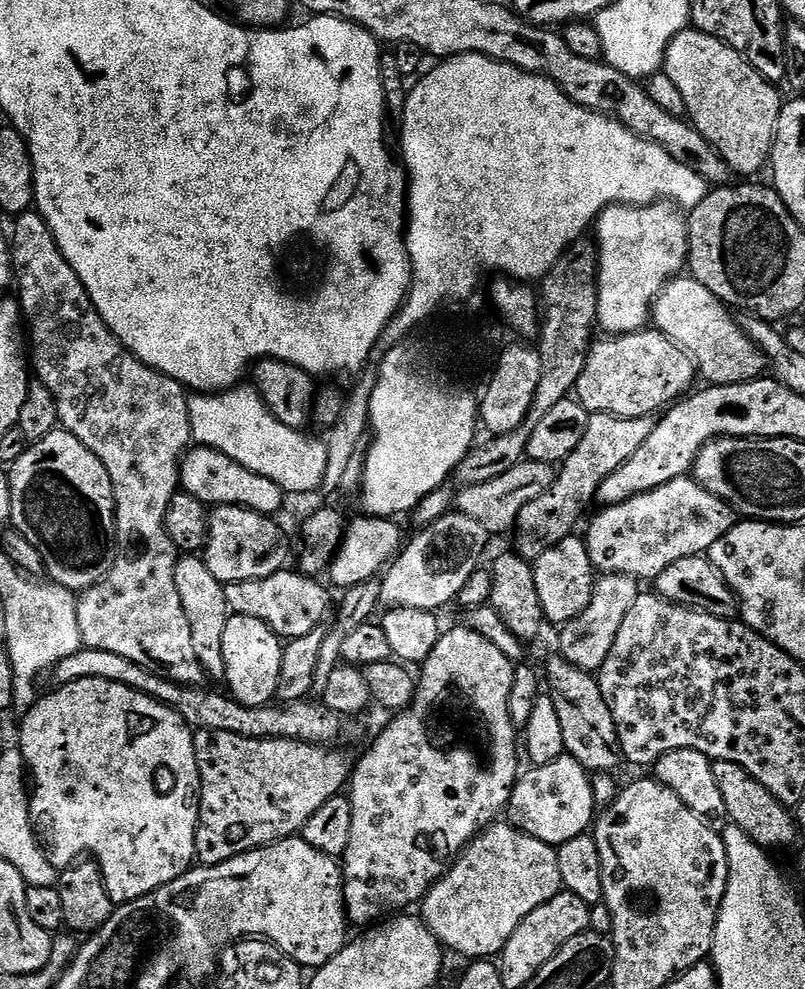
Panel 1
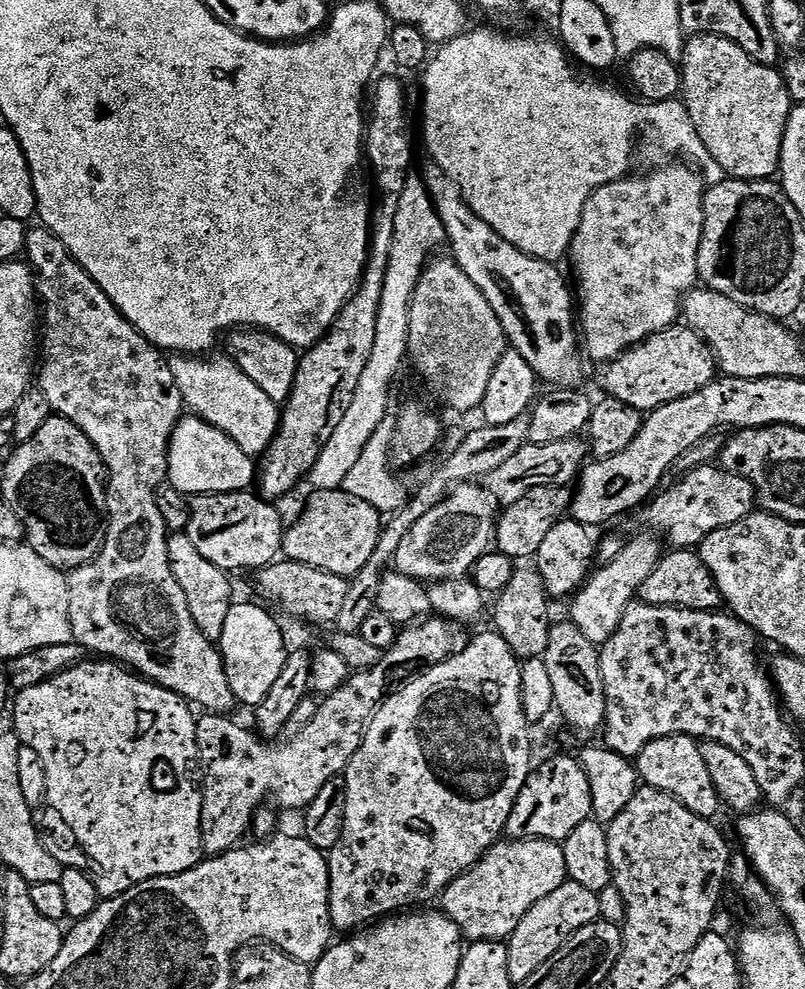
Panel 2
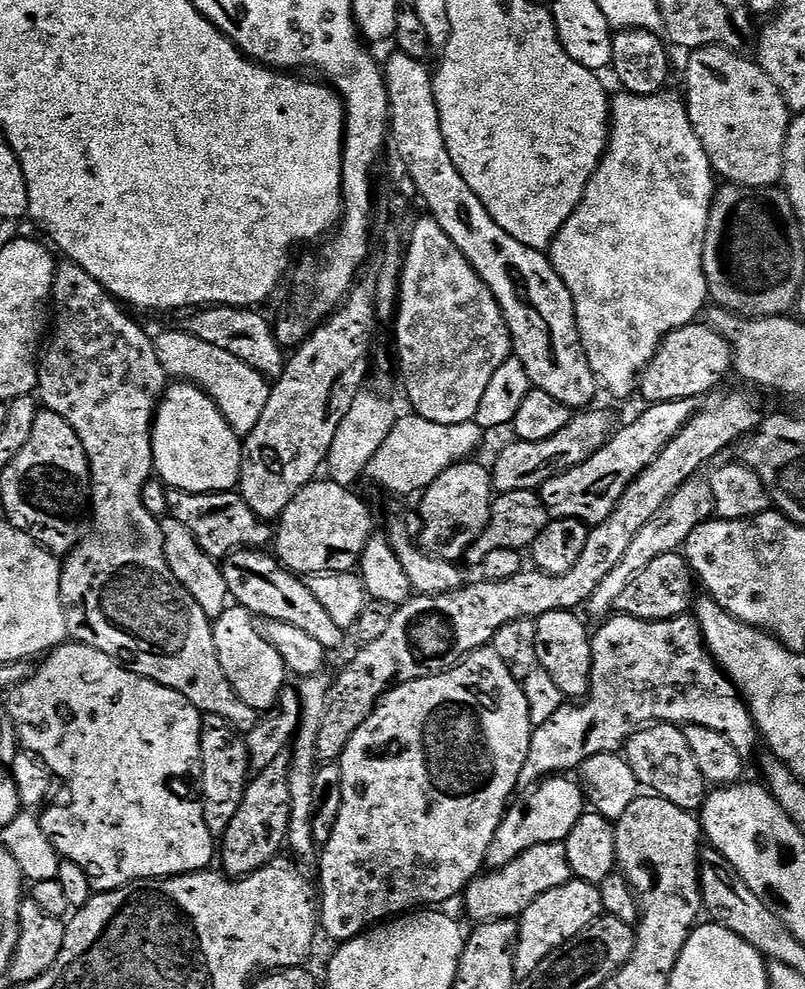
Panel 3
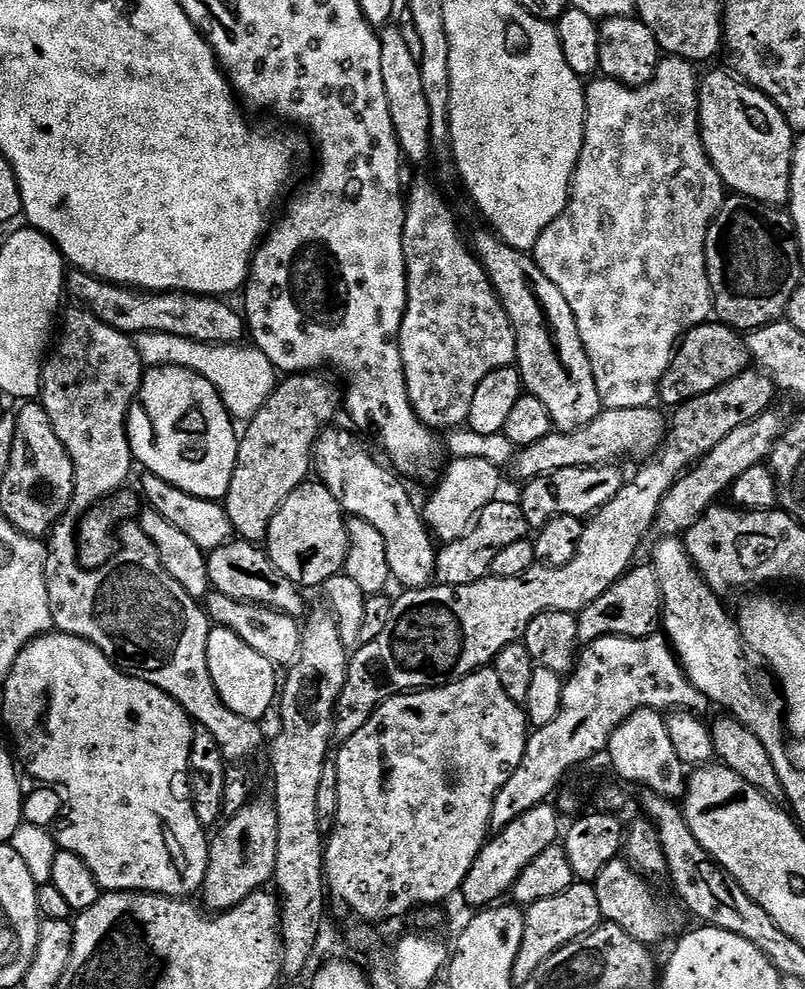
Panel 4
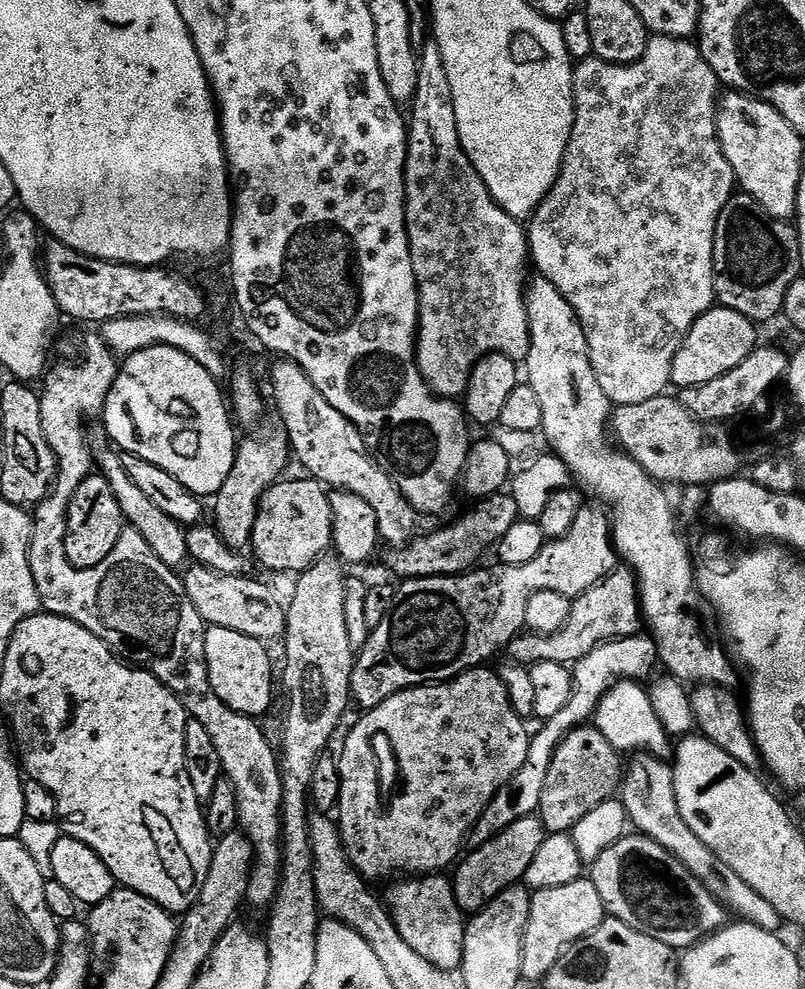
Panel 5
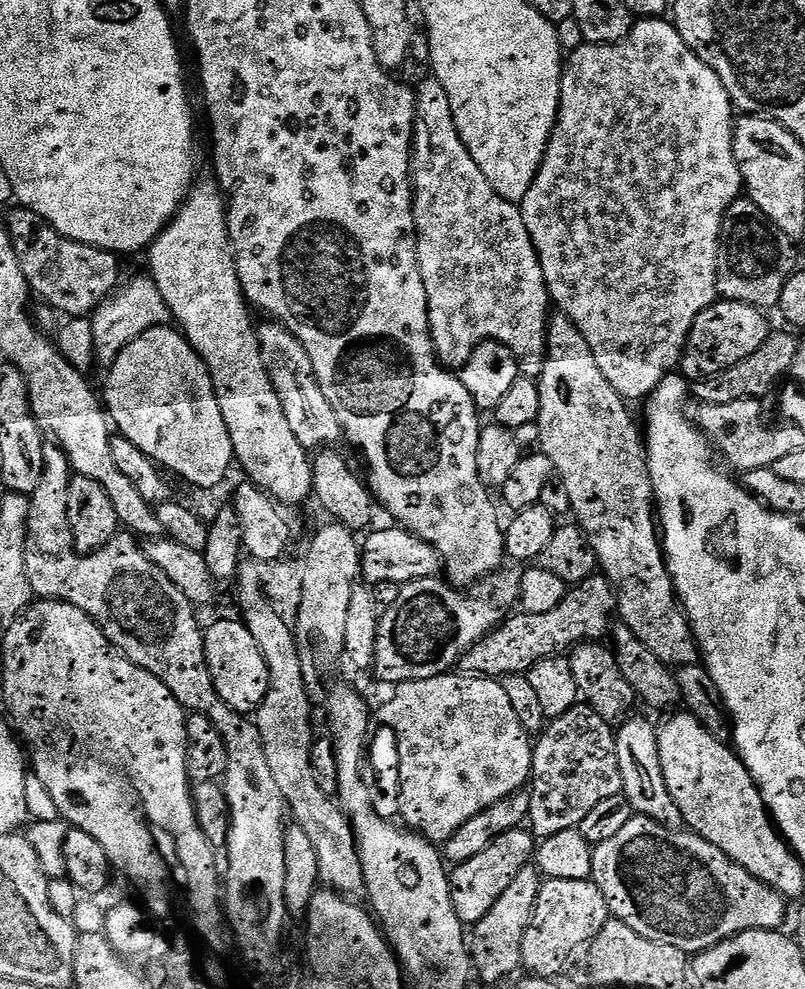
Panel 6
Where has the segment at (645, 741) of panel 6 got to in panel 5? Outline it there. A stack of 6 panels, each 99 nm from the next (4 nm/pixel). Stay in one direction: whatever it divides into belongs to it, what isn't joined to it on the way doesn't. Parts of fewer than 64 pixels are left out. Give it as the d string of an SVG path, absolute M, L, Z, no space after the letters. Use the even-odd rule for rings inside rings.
M647 754L633 755L627 761L626 775L622 781L622 799L628 811L631 827L639 835L649 836L654 842L658 842L658 846L674 853L729 909L752 908L752 916L756 916L756 912L760 912L760 896L756 893L752 900L748 900L748 896L744 896L744 888L740 888L742 877L732 880L734 870L730 870L730 866L716 868L719 858L697 838L690 826L686 826L678 810L672 769L664 763L661 757ZM724 876L728 876L728 880L724 880ZM716 880L724 880L724 884L716 884Z

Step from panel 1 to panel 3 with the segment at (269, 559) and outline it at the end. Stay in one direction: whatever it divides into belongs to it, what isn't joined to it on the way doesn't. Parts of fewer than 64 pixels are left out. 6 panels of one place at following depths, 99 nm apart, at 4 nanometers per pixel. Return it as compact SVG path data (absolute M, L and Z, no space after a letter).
M175 490L167 493L167 511L176 520L181 528L190 530L202 546L202 550L213 560L220 562L240 549L264 550L273 543L274 532L265 521L246 506L239 491L209 492L207 496L195 496L193 492L178 492Z

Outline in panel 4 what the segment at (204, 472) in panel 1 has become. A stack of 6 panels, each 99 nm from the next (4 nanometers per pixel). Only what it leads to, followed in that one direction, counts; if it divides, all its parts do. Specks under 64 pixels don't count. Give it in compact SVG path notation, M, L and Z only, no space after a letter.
M161 364L149 367L145 371L138 400L141 405L144 403L144 412L148 415L149 422L152 423L152 436L144 429L143 418L133 415L129 421L133 457L139 463L141 460L149 473L157 475L158 478L188 492L191 496L213 501L227 497L238 458L241 437L232 425L233 413L229 412L213 384L189 368L174 364Z

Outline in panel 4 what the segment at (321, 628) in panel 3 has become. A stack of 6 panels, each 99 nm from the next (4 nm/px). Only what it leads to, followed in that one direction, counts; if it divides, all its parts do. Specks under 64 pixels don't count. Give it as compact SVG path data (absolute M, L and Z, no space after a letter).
M236 538L225 541L224 546L214 549L206 558L206 576L214 584L213 589L228 597L245 602L255 602L265 607L282 608L294 598L297 587L273 564L267 549L256 546L255 541Z

